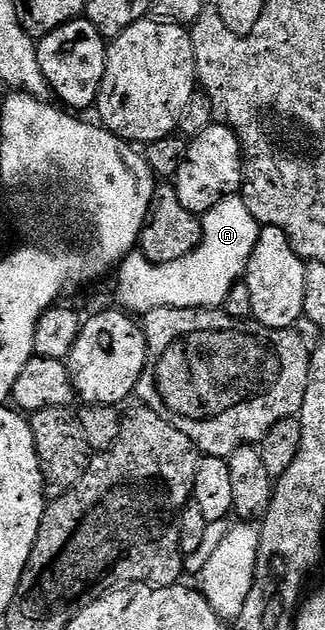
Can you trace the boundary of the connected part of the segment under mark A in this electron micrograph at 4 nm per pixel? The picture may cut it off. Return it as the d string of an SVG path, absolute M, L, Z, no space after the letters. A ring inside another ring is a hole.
M241 194L229 195L212 210L201 216L202 240L188 257L180 261L153 263L135 249L117 268L118 299L130 313L145 313L165 307L209 307L218 309L225 304L228 293L245 276L252 249L258 240L259 223L248 213Z

